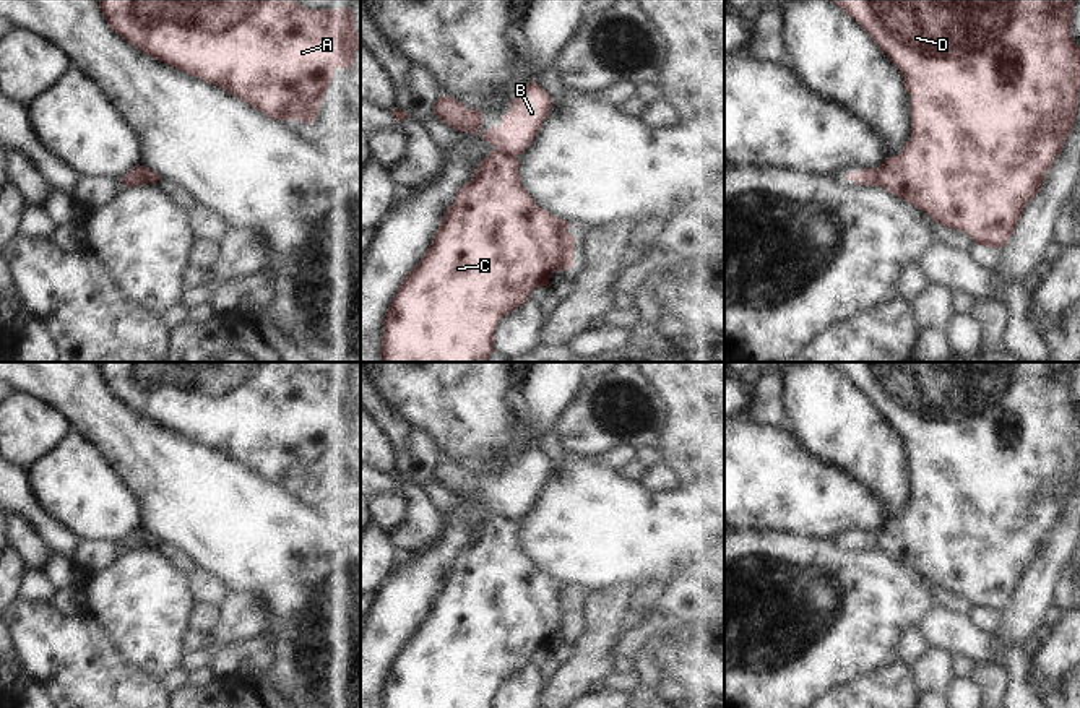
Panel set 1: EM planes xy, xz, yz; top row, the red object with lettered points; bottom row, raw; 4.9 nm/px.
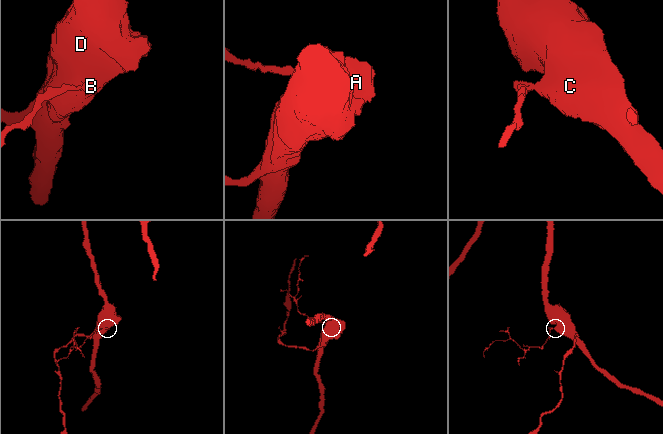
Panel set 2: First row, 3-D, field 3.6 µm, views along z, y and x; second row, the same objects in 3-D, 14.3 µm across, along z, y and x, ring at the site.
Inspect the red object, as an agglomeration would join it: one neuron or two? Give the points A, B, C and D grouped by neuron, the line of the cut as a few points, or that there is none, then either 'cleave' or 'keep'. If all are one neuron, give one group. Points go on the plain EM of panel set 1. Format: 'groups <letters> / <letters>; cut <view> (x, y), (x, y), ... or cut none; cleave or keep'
groups A C D / B; cut xz (494, 512), (514, 522); cleave

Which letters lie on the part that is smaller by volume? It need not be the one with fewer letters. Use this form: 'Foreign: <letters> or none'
Foreign: B

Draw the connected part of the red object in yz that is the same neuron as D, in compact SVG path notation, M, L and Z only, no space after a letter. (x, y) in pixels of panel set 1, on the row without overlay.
M825 362L836 367L853 382L896 429L909 458L909 505L898 520L888 520L879 531L877 549L896 562L924 575L944 591L952 591L970 599L976 609L1005 611L1030 563L1052 533L1054 523L1062 516L1077 482L1080 463L1080 411L1075 408L1070 386L1075 362Z

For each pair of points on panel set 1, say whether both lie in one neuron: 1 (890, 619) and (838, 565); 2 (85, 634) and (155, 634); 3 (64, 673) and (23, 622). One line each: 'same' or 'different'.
1: same
2: different
3: same

